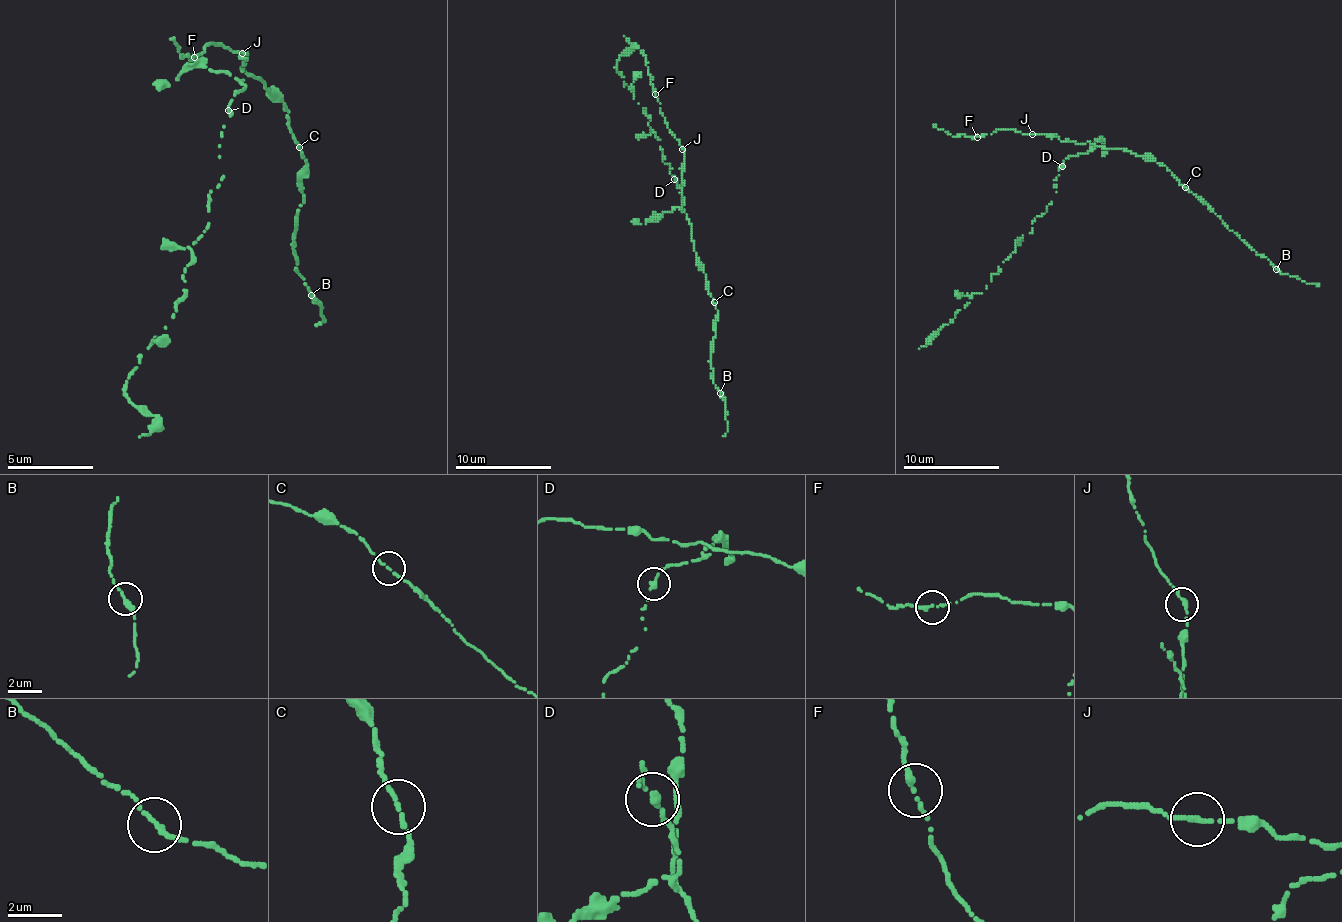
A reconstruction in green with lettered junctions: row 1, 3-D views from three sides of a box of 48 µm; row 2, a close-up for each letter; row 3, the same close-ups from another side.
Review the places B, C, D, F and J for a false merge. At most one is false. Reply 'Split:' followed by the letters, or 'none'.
Split: none

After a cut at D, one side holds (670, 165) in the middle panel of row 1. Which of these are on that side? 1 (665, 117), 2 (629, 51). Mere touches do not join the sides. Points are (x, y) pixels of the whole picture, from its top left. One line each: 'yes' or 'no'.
1: no
2: yes

